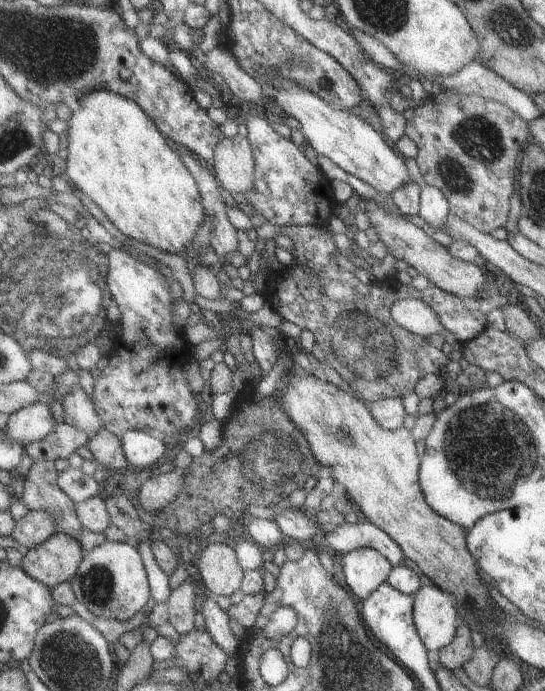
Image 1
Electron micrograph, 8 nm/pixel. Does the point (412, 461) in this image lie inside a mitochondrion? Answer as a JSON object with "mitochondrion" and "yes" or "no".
{"mitochondrion":"no"}

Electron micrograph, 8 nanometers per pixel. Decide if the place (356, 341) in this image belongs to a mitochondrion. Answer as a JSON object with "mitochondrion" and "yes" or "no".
{"mitochondrion":"yes"}

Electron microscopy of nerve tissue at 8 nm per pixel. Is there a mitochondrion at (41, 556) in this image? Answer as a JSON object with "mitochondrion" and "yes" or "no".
{"mitochondrion":"no"}

